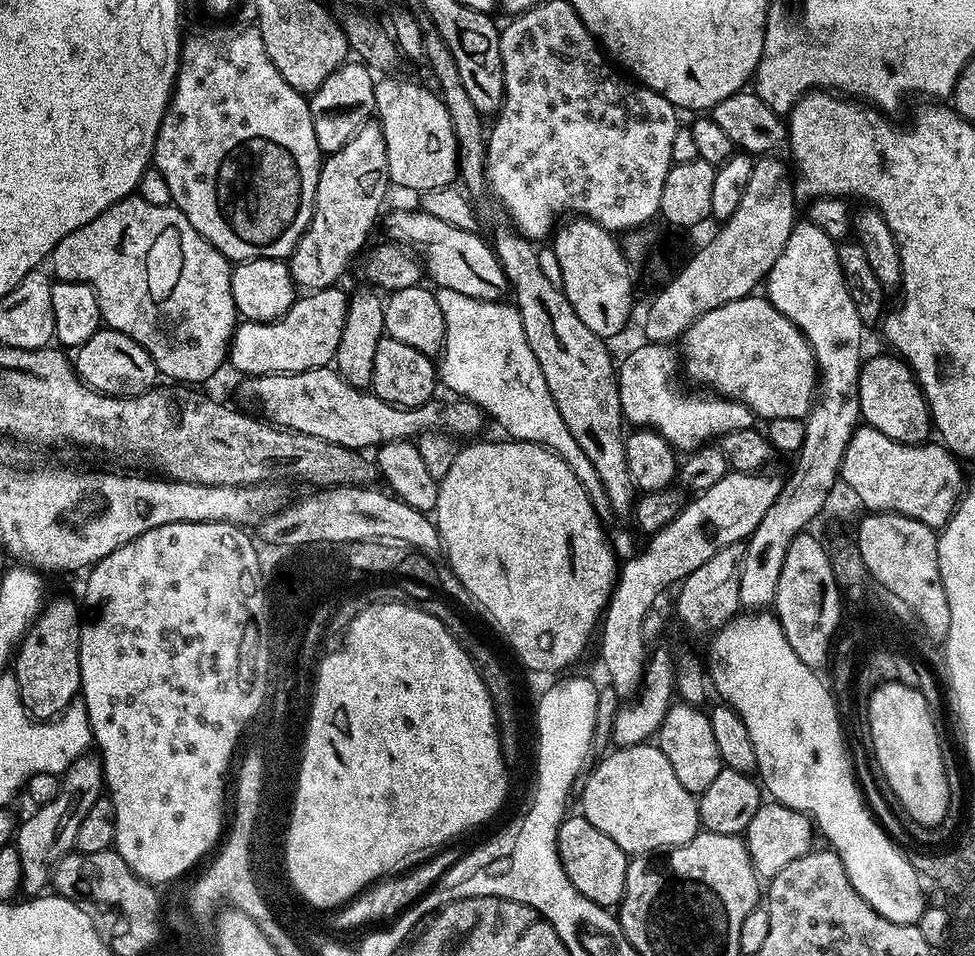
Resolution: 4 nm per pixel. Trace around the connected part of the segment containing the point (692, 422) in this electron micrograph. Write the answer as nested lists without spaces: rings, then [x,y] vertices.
[[[640,342],[624,361],[619,361],[616,385],[620,411],[629,425],[651,428],[666,438],[673,449],[687,454],[734,430],[746,430],[757,423],[758,417],[742,402],[704,390],[687,392],[675,376],[676,368],[678,372],[678,352],[672,348],[675,347],[668,344]]]

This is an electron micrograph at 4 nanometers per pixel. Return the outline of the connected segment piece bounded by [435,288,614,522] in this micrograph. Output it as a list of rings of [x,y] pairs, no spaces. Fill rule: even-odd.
[[[436,288],[435,293],[438,298],[438,306],[442,306],[442,318],[446,322],[444,346],[438,360],[439,383],[443,387],[445,384],[452,391],[449,393],[474,402],[491,419],[493,416],[508,431],[505,433],[511,439],[534,442],[556,452],[558,458],[562,458],[562,462],[566,462],[566,466],[570,466],[570,470],[574,470],[574,478],[578,478],[578,482],[582,482],[582,490],[586,490],[601,521],[608,522],[608,519],[613,519],[614,513],[606,498],[606,486],[602,486],[602,478],[598,478],[598,470],[594,470],[590,458],[586,458],[582,446],[578,446],[574,434],[570,434],[566,422],[562,422],[562,414],[558,414],[558,406],[546,386],[542,366],[538,366],[538,358],[534,358],[534,350],[530,350],[530,342],[526,342],[526,330],[522,326],[520,311],[511,303],[499,300],[479,300],[466,294],[460,294],[458,290]]]

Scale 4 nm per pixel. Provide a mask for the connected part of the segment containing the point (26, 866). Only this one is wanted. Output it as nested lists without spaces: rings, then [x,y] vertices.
[[[92,754],[79,756],[60,776],[56,797],[39,805],[36,813],[26,817],[24,825],[15,829],[14,846],[18,850],[18,858],[22,858],[20,887],[25,897],[41,895],[49,887],[52,869],[63,856],[75,849],[78,826],[82,826],[82,818],[86,818],[90,806],[102,799],[105,788],[103,763]]]

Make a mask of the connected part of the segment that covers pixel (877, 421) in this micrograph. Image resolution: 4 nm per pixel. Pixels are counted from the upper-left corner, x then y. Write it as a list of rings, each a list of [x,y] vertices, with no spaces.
[[[895,354],[888,356],[872,356],[860,365],[860,377],[858,378],[858,402],[860,403],[860,415],[867,427],[886,434],[886,438],[894,438],[904,444],[918,444],[929,439],[928,428],[933,427],[931,415],[928,411],[928,403],[924,400],[924,392],[920,383],[912,374],[912,369]]]

